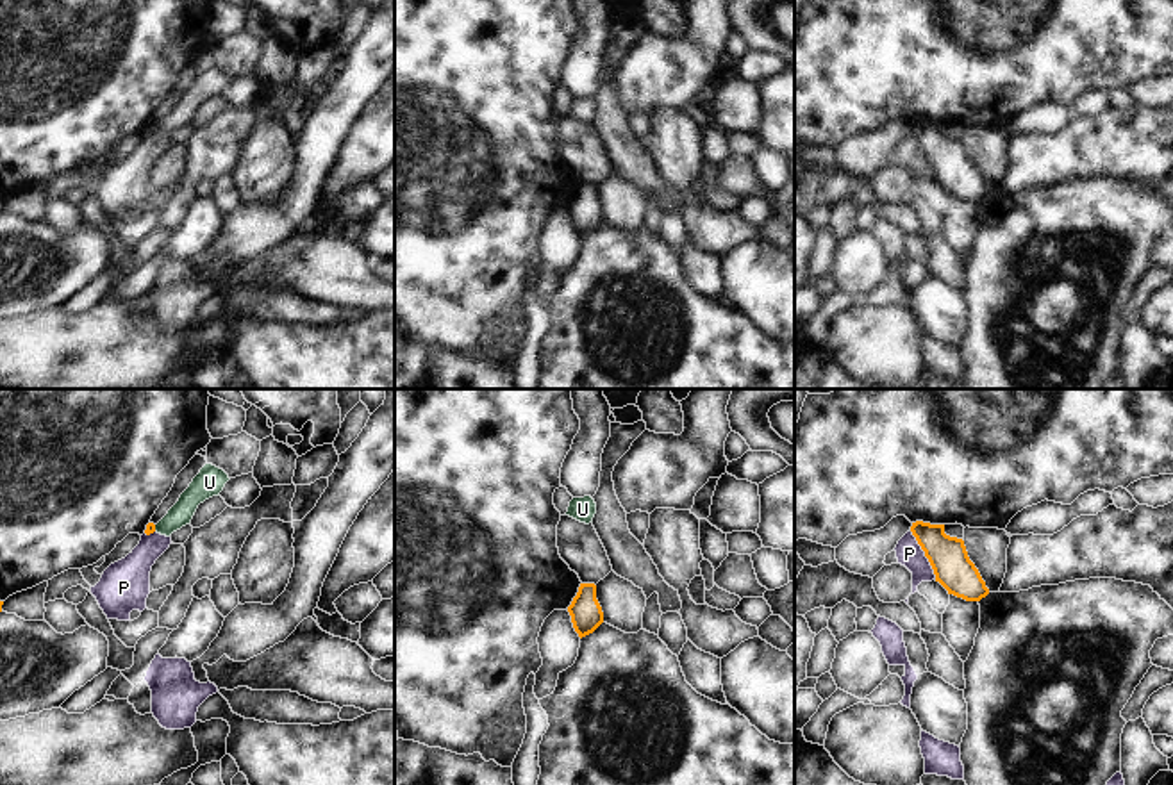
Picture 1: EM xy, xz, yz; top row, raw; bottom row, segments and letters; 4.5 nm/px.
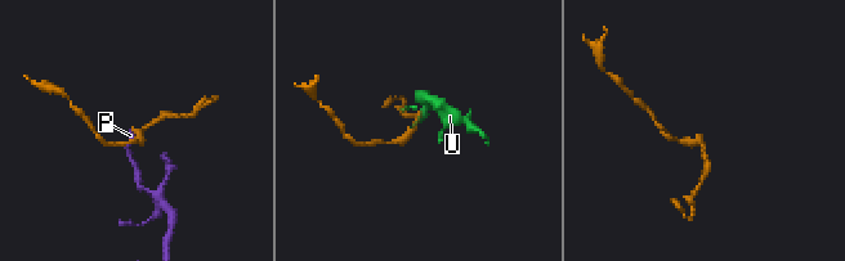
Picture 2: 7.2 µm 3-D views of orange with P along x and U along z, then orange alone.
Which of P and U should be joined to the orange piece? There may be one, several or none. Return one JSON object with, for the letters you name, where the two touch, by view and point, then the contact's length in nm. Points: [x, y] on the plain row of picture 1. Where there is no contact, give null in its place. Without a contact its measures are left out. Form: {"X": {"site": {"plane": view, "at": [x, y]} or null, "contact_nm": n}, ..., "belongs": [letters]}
{"belongs": []}

